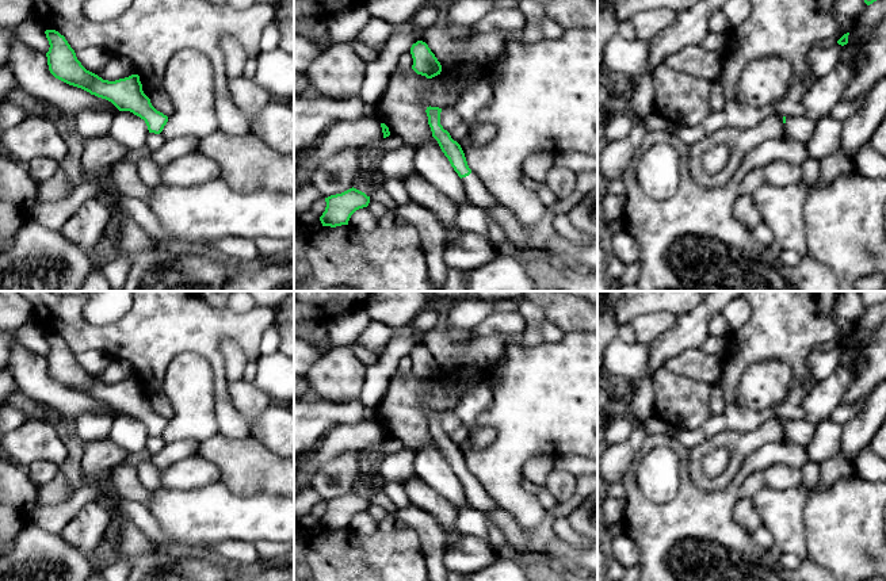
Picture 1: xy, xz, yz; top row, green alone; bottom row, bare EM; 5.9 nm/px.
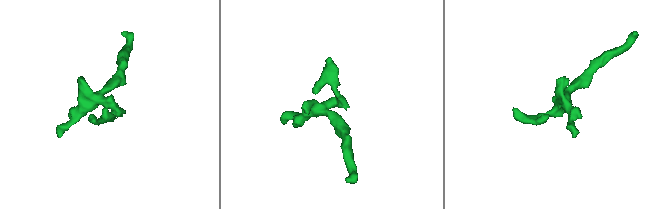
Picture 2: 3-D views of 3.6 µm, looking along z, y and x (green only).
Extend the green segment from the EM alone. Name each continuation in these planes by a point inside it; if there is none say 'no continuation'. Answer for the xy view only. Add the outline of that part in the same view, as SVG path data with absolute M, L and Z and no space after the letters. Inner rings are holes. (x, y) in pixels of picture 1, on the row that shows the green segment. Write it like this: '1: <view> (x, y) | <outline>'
no continuation

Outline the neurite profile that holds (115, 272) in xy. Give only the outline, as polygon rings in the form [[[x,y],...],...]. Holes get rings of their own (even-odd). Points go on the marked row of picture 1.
[[[118,257],[100,268],[114,291],[123,290],[130,265],[131,261],[127,257]]]

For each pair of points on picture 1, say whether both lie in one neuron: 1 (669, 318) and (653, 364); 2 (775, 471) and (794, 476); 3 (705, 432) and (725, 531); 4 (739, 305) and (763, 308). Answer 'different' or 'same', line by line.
1: different
2: same
3: different
4: different

